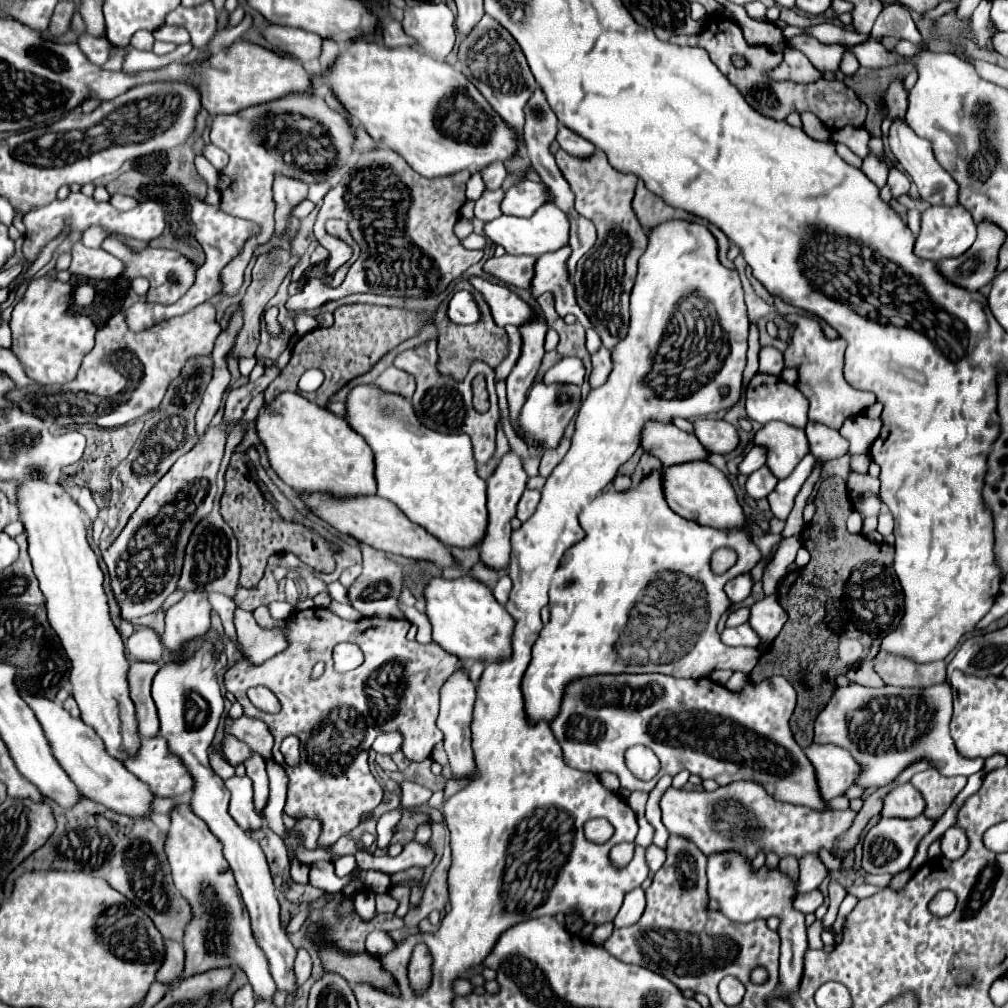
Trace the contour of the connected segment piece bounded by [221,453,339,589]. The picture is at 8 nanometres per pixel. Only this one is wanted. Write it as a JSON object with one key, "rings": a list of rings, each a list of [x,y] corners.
{"rings":[[[233,453],[229,469],[227,469],[227,485],[225,493],[221,497],[221,515],[231,525],[237,541],[239,541],[239,563],[241,563],[241,581],[239,585],[245,589],[255,587],[267,567],[267,559],[271,555],[283,555],[293,553],[303,563],[307,563],[315,571],[329,573],[335,569],[335,555],[339,555],[339,547],[325,537],[321,537],[311,527],[299,525],[299,523],[279,523],[283,521],[277,513],[275,505],[271,505],[257,483],[253,481],[247,461],[243,459],[245,453]]]}

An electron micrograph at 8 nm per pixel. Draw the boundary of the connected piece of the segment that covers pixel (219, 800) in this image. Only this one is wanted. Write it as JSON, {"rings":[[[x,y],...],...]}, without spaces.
{"rings":[[[205,643],[199,651],[189,655],[187,659],[179,663],[167,663],[163,665],[151,687],[153,701],[157,705],[159,721],[161,721],[161,735],[167,739],[169,749],[181,757],[181,761],[189,767],[193,779],[195,779],[195,789],[191,795],[191,809],[197,817],[201,817],[211,833],[223,843],[223,855],[229,861],[231,869],[235,871],[237,885],[241,889],[245,907],[251,915],[251,925],[253,925],[253,935],[257,945],[263,949],[267,961],[269,961],[269,971],[275,979],[277,991],[287,991],[287,1003],[291,1003],[297,995],[297,979],[293,971],[293,963],[297,957],[297,949],[291,943],[285,927],[281,925],[279,919],[279,903],[275,895],[275,887],[271,881],[271,873],[267,867],[267,859],[255,839],[251,839],[237,823],[235,819],[227,813],[229,805],[229,791],[223,785],[223,779],[213,773],[209,765],[209,747],[215,735],[215,729],[219,725],[221,713],[223,713],[223,695],[219,691],[219,683],[215,677],[215,657],[213,657],[213,647],[211,643]]]}

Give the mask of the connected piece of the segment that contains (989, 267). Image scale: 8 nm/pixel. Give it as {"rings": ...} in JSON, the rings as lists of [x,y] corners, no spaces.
{"rings":[[[983,219],[977,231],[975,243],[959,259],[943,259],[937,263],[939,271],[943,271],[949,281],[969,291],[977,291],[995,279],[999,247],[1003,247],[1003,239],[1007,239],[1003,229],[989,223],[989,219]]]}

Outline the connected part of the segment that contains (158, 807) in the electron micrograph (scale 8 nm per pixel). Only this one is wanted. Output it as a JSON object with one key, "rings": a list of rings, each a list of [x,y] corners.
{"rings":[[[157,797],[157,801],[153,803],[153,811],[155,813],[163,813],[163,815],[171,815],[173,807],[177,807],[175,799],[161,799],[161,797]]]}

